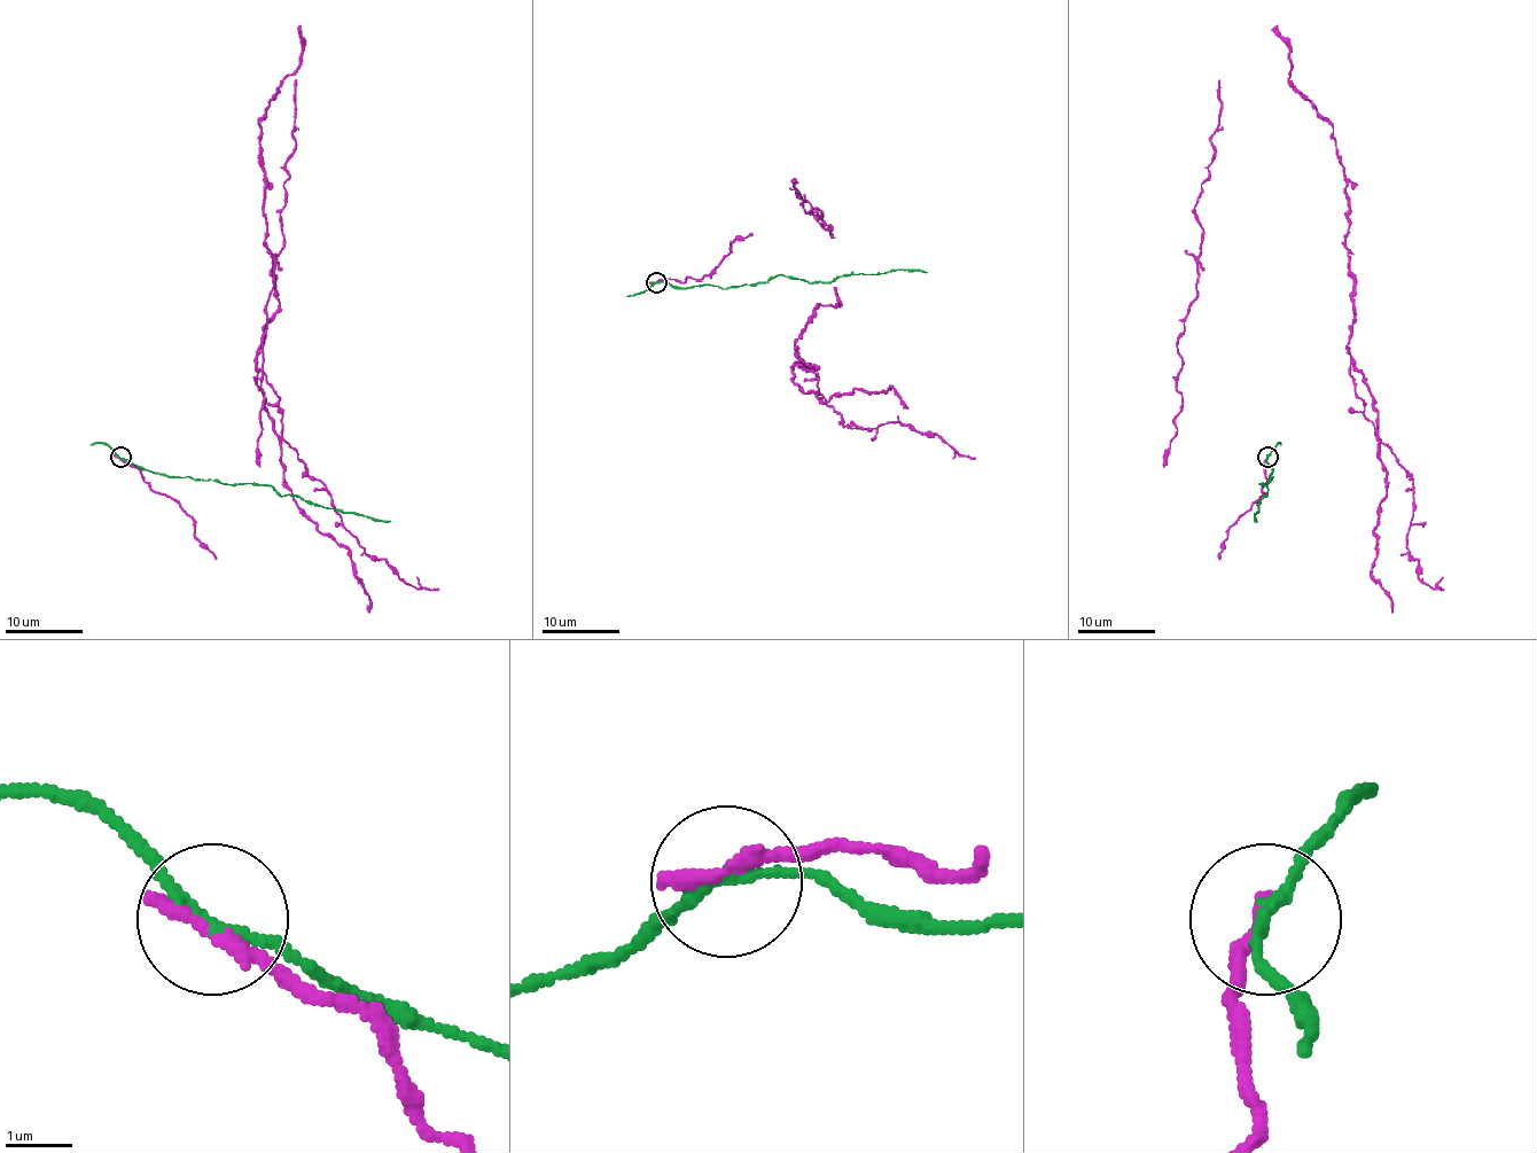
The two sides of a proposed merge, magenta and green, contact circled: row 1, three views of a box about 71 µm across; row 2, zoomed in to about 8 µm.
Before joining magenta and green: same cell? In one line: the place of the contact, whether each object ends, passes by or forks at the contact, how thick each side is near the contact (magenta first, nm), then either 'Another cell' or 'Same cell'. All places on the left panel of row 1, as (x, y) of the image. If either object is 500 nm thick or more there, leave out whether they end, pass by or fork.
Place: (121, 457). At the ring magenta ends. At the ring green passes by. Thickness 280 nm (magenta) against 170 nm. Another cell

